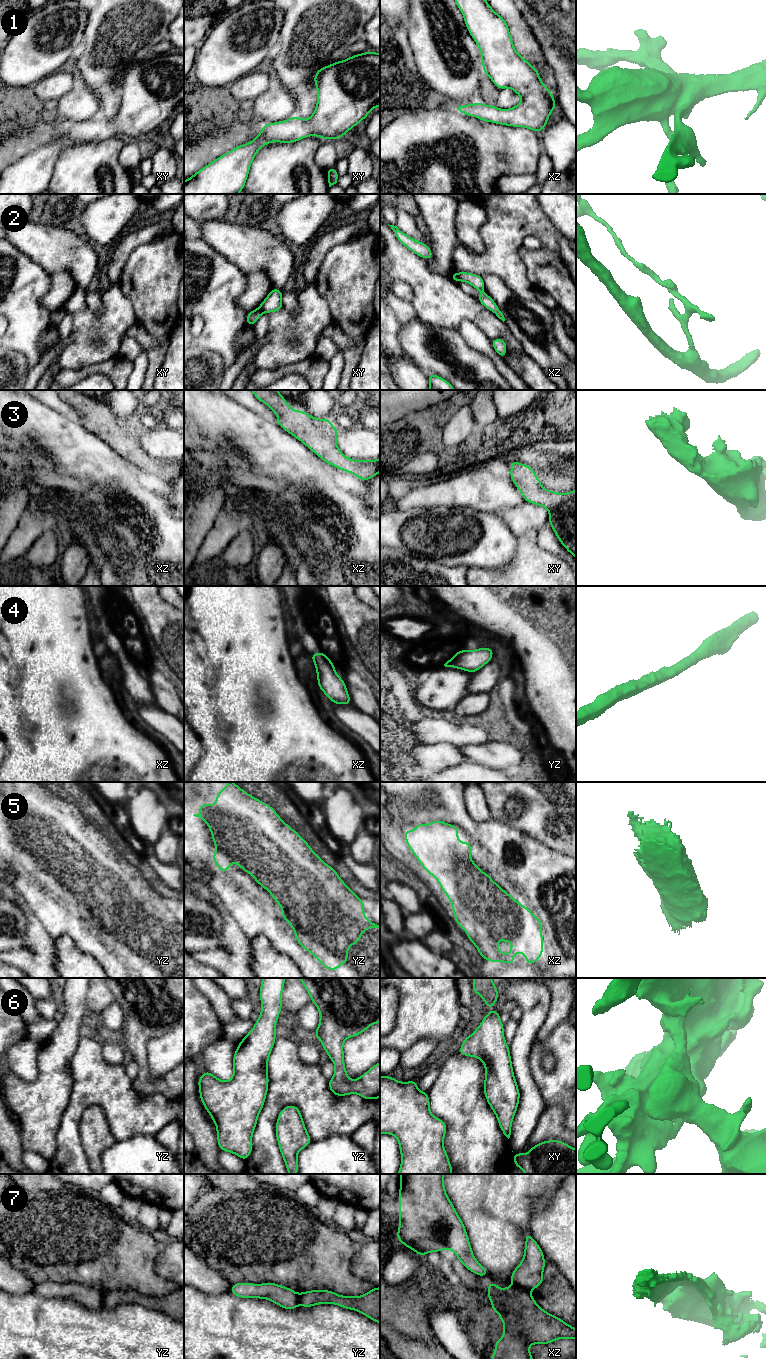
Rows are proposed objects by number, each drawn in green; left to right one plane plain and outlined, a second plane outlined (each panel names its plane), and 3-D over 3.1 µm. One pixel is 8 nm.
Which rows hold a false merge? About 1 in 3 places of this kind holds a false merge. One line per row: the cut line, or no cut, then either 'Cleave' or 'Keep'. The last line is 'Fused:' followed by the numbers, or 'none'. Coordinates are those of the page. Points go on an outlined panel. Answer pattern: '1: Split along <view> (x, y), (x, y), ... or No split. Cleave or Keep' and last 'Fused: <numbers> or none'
1: No split. Keep
2: Split along xz (456, 273), (458, 280). Cleave
3: No split. Keep
4: No split. Keep
5: No split. Keep
6: No split. Keep
7: Split along xz (515, 1284), (529, 1291). Cleave
Fused: 2, 7

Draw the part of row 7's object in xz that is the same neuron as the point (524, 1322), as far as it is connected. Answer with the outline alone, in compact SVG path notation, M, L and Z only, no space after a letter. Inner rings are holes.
M494 1282L488 1283L487 1295L491 1302L491 1307L503 1321L503 1337L495 1341L494 1354L490 1359L533 1359L529 1351L531 1344L546 1345L557 1339L576 1339L576 1329L567 1324L562 1319L543 1310L534 1300L529 1290L517 1285L507 1286L502 1290Z

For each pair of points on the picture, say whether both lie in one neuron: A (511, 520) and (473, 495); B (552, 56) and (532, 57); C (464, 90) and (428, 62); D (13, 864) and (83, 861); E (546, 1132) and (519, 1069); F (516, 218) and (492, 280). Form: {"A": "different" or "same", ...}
{"A": "different", "B": "different", "C": "same", "D": "same", "E": "different", "F": "different"}

